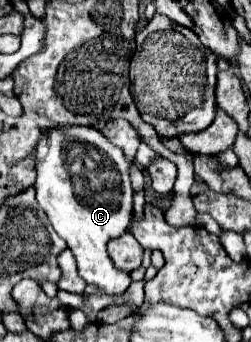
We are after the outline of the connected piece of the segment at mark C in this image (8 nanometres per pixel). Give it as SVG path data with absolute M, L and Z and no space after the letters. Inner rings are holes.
M71 125L71 127L53 127L49 131L43 133L43 137L37 141L35 145L35 167L37 167L37 181L35 181L35 189L37 189L37 203L41 205L41 209L45 211L45 215L49 217L53 229L57 231L57 235L61 239L67 241L67 247L73 251L75 259L77 259L77 267L79 267L79 275L93 285L99 285L107 295L115 295L115 293L123 293L131 279L129 273L123 273L119 269L113 267L109 255L107 255L107 243L111 237L119 237L129 229L129 223L133 219L133 187L131 187L131 161L123 155L123 151L119 147L113 147L113 143L109 143L109 139L105 139L105 135L101 135L99 129L95 127L85 127L85 125ZM69 141L83 141L85 145L95 145L99 151L105 151L105 155L113 161L113 167L119 171L121 177L117 177L119 181L105 181L105 187L89 187L89 183L75 183L67 163L63 161L63 149L67 147Z

